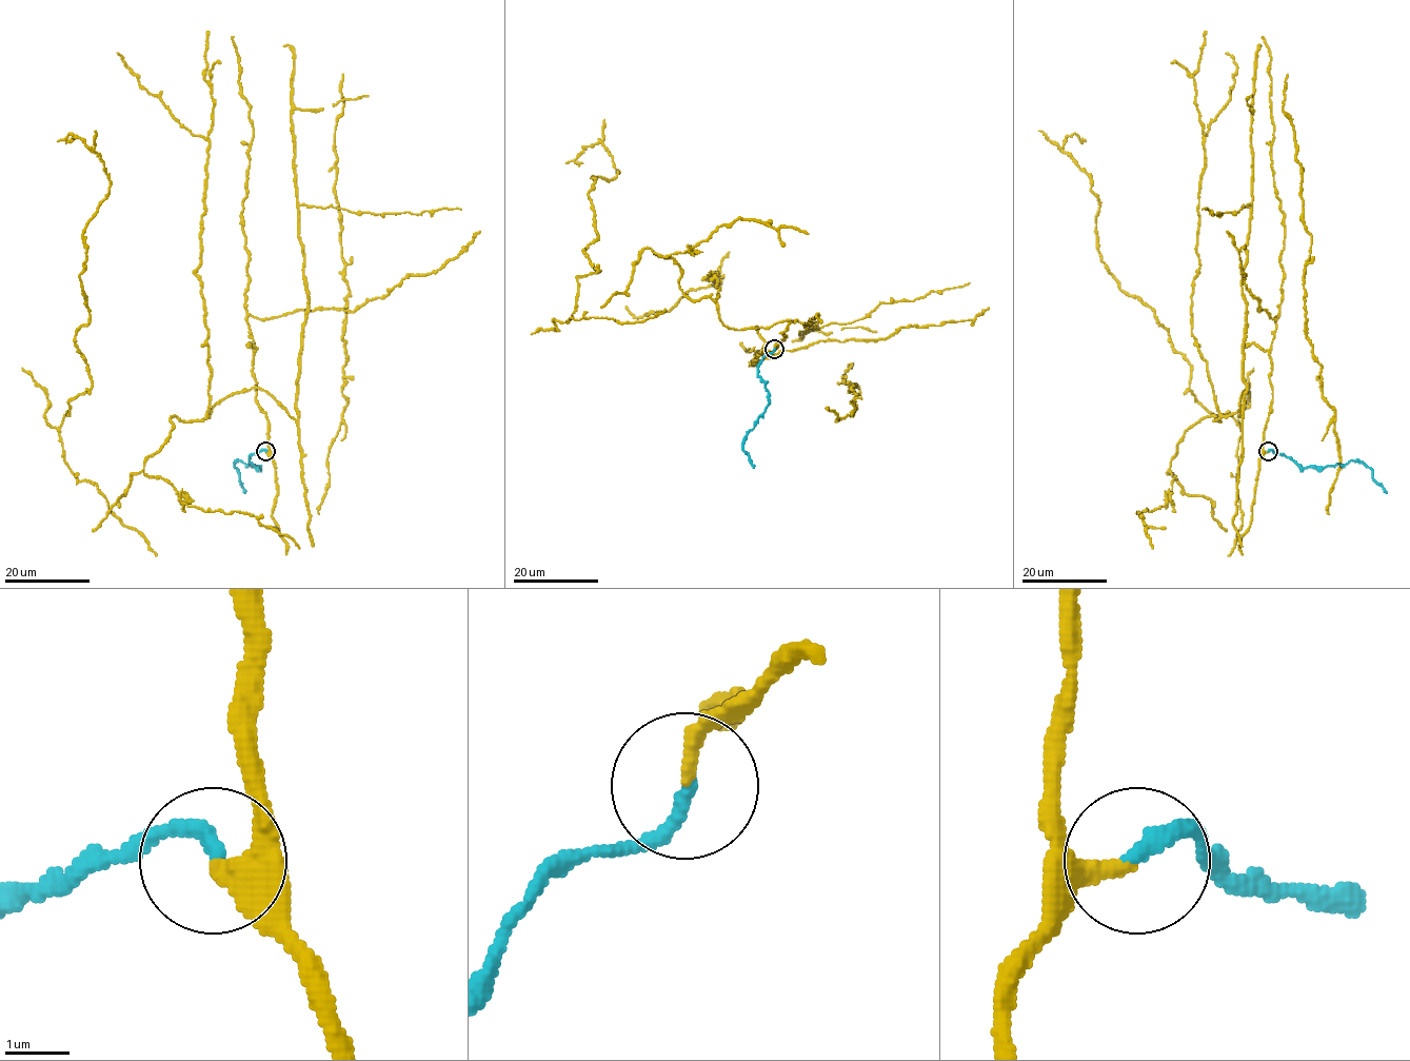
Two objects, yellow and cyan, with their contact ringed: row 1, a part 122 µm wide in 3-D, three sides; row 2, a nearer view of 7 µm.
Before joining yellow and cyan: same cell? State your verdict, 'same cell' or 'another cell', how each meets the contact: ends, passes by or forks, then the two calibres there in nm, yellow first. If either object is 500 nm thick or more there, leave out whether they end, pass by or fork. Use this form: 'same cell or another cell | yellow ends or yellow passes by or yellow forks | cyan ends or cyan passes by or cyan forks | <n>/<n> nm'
another cell | yellow ends | cyan ends | 200/240 nm

